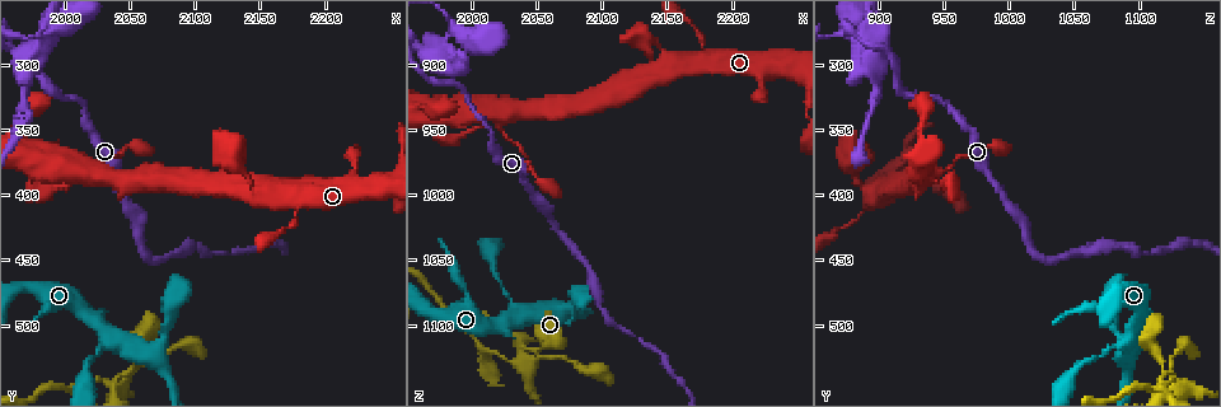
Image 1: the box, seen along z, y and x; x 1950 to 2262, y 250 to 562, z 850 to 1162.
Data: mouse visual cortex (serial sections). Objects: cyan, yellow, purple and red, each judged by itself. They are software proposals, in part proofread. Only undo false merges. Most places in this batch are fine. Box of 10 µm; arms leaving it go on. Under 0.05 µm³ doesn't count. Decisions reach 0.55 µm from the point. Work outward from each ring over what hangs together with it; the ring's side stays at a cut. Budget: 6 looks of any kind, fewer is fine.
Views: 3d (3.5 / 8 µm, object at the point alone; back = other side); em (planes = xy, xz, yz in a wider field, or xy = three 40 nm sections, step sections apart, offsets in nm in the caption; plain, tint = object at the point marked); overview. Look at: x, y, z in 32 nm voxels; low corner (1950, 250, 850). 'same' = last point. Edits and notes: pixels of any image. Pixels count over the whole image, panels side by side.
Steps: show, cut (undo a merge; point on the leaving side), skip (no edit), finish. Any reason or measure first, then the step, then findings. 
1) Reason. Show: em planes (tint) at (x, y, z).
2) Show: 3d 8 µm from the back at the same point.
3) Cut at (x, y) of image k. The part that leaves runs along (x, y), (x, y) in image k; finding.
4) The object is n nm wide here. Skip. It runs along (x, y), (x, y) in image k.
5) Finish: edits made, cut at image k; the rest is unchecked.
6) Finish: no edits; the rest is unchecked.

Three-way junction. Show: em xy step 2 (tint) at (2052, 534, 1120).

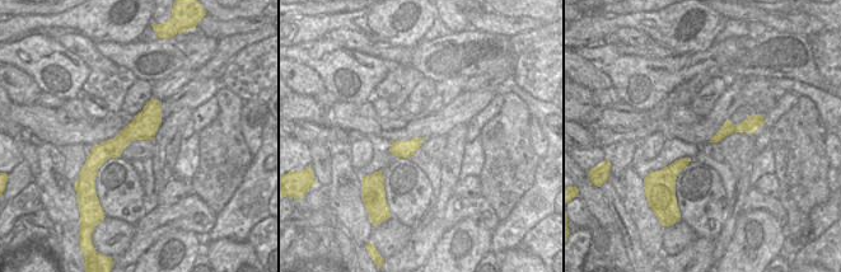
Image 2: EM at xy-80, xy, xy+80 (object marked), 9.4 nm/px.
Show: 3d 3.5 µm at the same point.

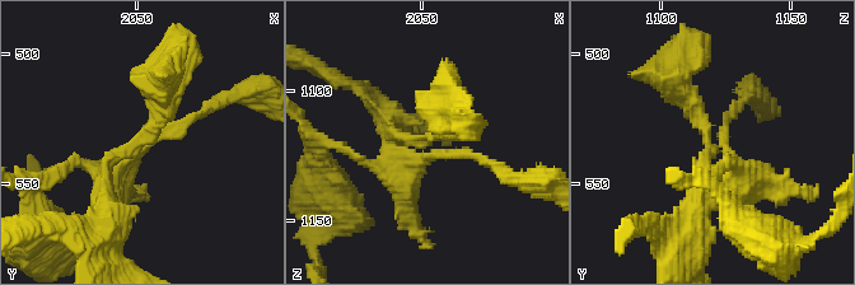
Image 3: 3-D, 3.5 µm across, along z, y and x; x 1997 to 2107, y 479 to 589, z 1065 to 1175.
The object is 170 nm wide here. Skip. It runs along (163, 76), (159, 120), (93, 171) in image 3; all the same cell.

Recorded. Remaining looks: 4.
Calibre changes. Show: 3d 3.5 µm at (2178, 412, 888).

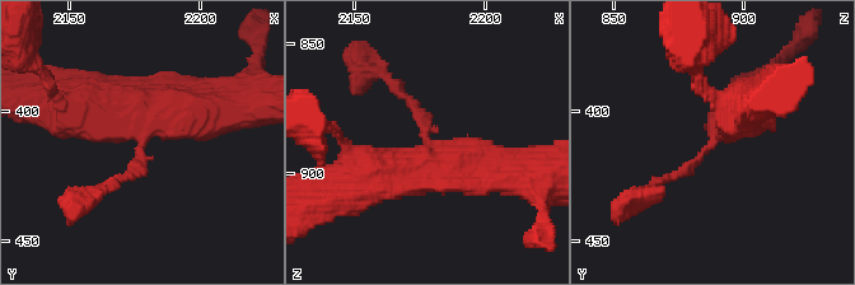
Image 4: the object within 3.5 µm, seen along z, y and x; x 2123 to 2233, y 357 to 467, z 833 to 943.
3 arms meet here; the arms are 150, 500, 500 nm wide. Show: em xy step 3 (tint) at (2176, 412, 889).

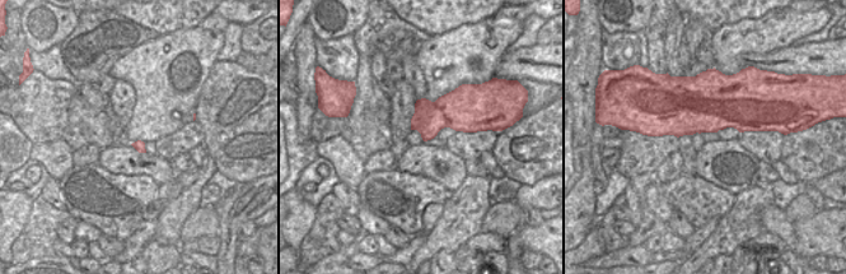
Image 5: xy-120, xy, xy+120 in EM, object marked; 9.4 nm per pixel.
The object is 300 nm wide here. Skip. It runs along (480, 166), (433, 168), (421, 116), (393, 87) in image 4; continuous, no second cell.

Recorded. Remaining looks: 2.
Sharp bend. Show: 3d 3.5 µm at (1990, 396, 954).

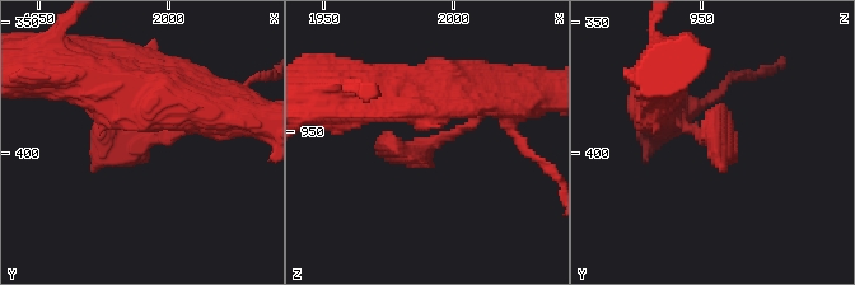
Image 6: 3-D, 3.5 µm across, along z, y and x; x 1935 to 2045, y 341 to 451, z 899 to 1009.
Need the tissue. Show: em xy step 1 (tint) at (1989, 397, 955).

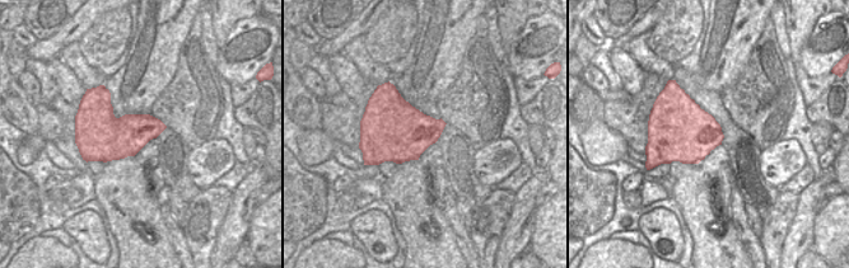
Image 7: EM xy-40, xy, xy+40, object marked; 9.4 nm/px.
Skip. It runs along (496, 94), (419, 153), (387, 146) in image 6; continuous, no second cell.

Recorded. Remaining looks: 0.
Finish: no edits; the rest is unchecked.

